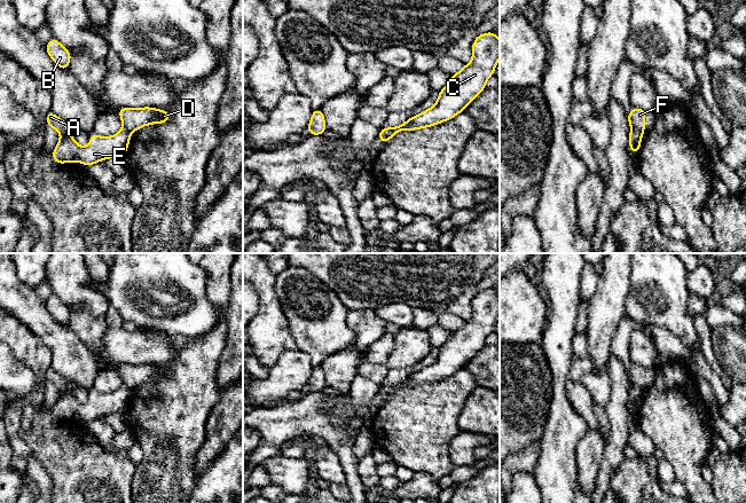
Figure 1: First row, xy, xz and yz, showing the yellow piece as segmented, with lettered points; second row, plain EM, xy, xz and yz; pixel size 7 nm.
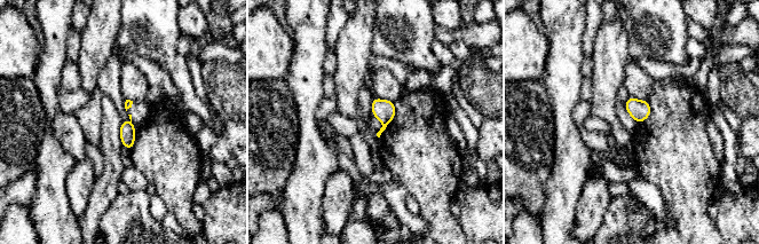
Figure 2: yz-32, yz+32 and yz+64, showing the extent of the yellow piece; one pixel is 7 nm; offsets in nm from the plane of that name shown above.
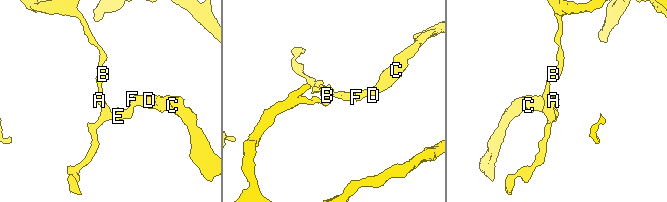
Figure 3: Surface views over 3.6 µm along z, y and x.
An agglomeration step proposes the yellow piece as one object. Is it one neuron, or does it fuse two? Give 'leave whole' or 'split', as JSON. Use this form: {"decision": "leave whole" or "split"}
{"decision": "split"}

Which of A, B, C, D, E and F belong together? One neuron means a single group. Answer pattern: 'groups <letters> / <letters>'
groups A B E / C D F

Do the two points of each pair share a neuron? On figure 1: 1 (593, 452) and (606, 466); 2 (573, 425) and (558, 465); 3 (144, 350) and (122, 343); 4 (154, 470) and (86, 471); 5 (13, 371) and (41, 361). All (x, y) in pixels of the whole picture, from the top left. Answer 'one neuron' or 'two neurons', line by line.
1: two neurons
2: one neuron
3: one neuron
4: two neurons
5: two neurons

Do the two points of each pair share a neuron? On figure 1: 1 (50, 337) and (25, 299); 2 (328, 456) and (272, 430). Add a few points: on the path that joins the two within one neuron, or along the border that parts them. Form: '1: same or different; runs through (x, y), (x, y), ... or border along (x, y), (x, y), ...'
1: same; runs through (46, 328), (29, 308)
2: different; border along (328, 445), (337, 455), (343, 469)

